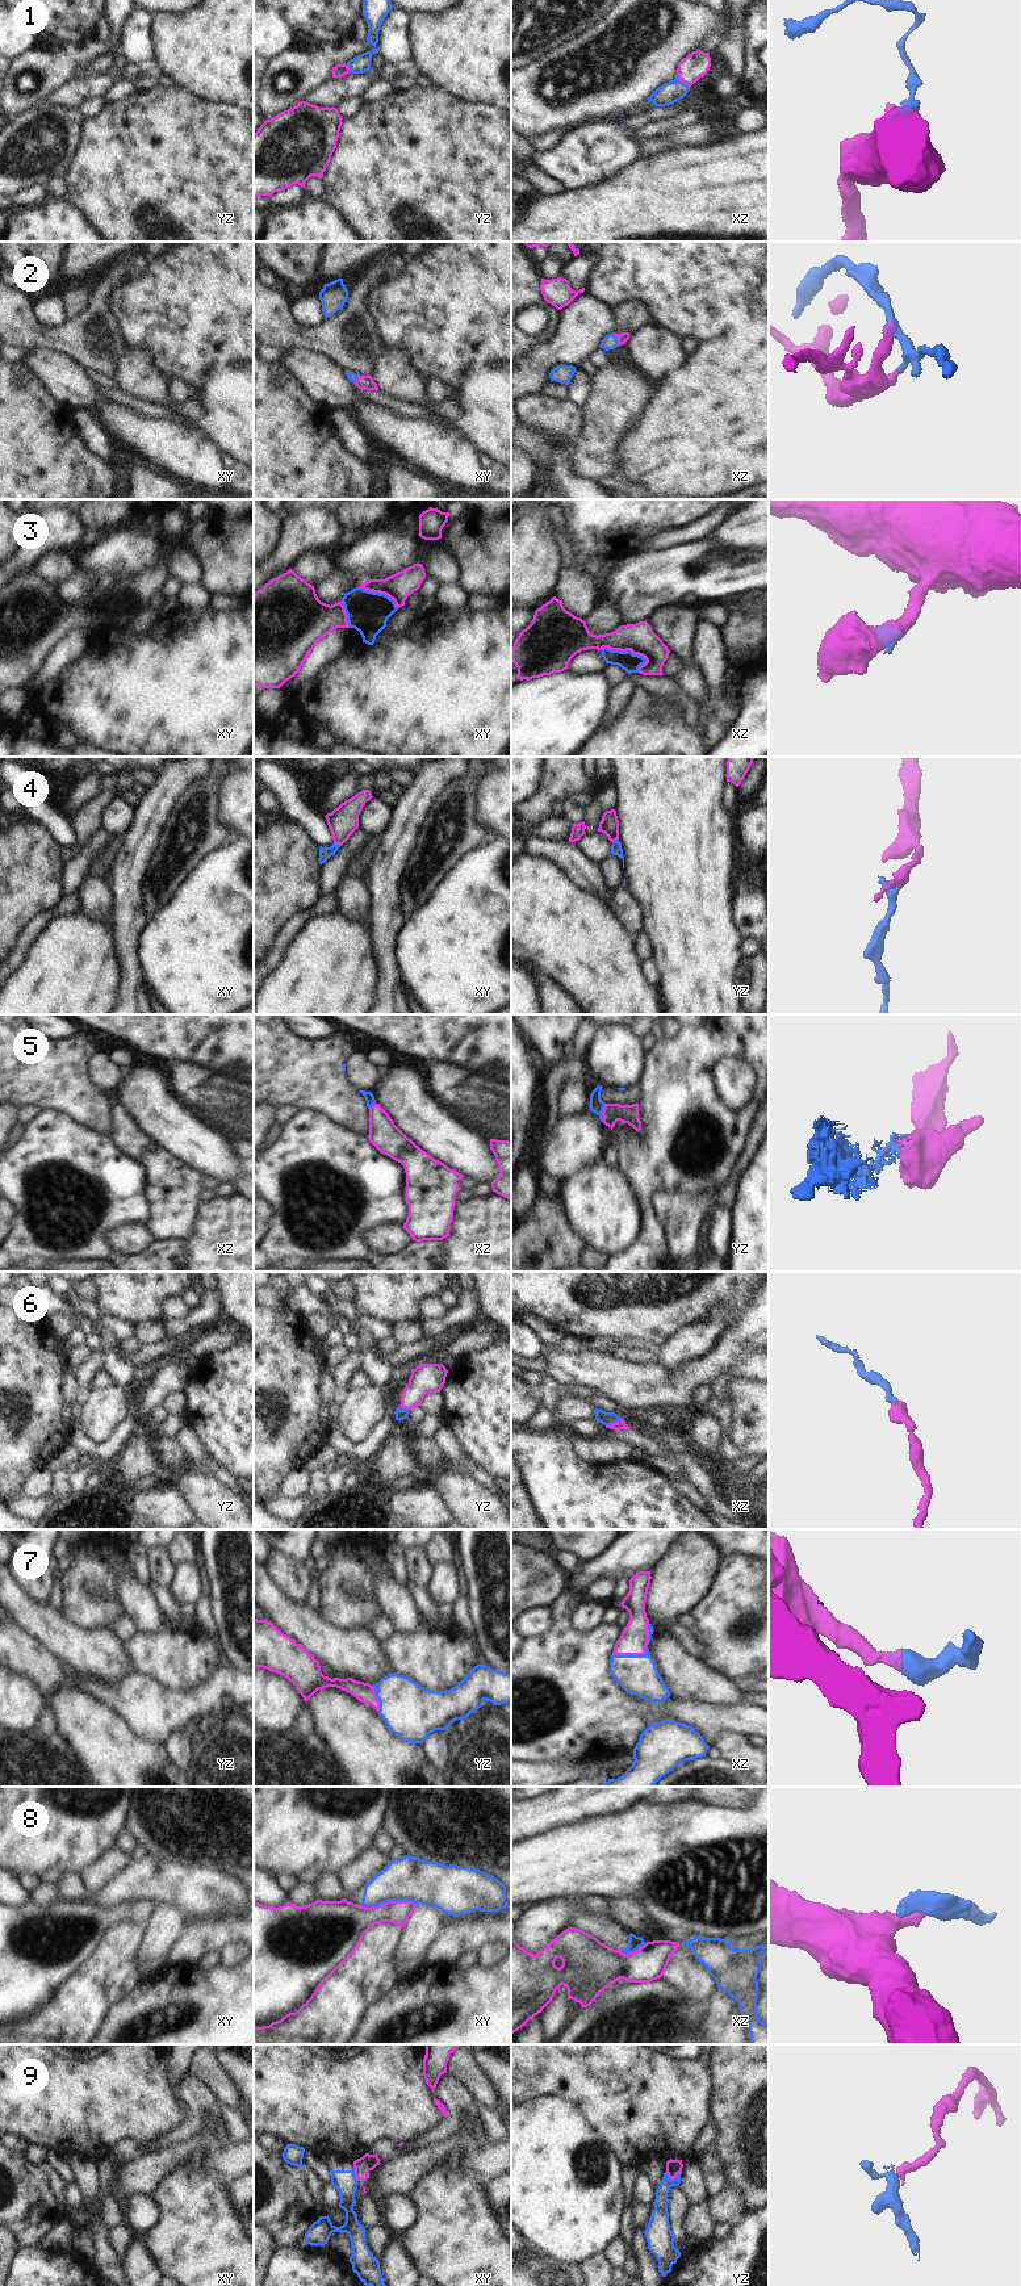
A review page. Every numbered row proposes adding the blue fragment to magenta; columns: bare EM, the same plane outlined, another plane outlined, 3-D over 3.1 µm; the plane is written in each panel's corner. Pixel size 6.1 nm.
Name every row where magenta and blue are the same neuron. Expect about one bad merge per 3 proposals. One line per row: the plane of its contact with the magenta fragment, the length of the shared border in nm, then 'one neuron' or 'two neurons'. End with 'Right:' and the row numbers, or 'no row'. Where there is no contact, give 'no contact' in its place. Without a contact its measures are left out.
1: contact in xz; length 120 nm; one neuron
2: contact in xz; length 90 nm; one neuron
3: contact in xz; length 300 nm; one neuron
4: contact in xy; length 50 nm; one neuron
5: contact in yz; length 110 nm; two neurons
6: contact in xz; length 110 nm; one neuron
7: contact in xz; length 300 nm; one neuron
8: contact in xy; length 340 nm; two neurons
9: contact in yz; length 100 nm; two neurons
Right: 1, 2, 3, 4, 6, 7

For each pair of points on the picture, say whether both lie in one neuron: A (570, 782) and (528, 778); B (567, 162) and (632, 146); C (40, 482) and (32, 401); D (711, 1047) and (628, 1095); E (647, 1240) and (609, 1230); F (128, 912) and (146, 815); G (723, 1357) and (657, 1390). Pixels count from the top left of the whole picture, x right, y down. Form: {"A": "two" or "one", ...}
{"A": "two", "B": "one", "C": "one", "D": "two", "E": "two", "F": "one", "G": "one"}

